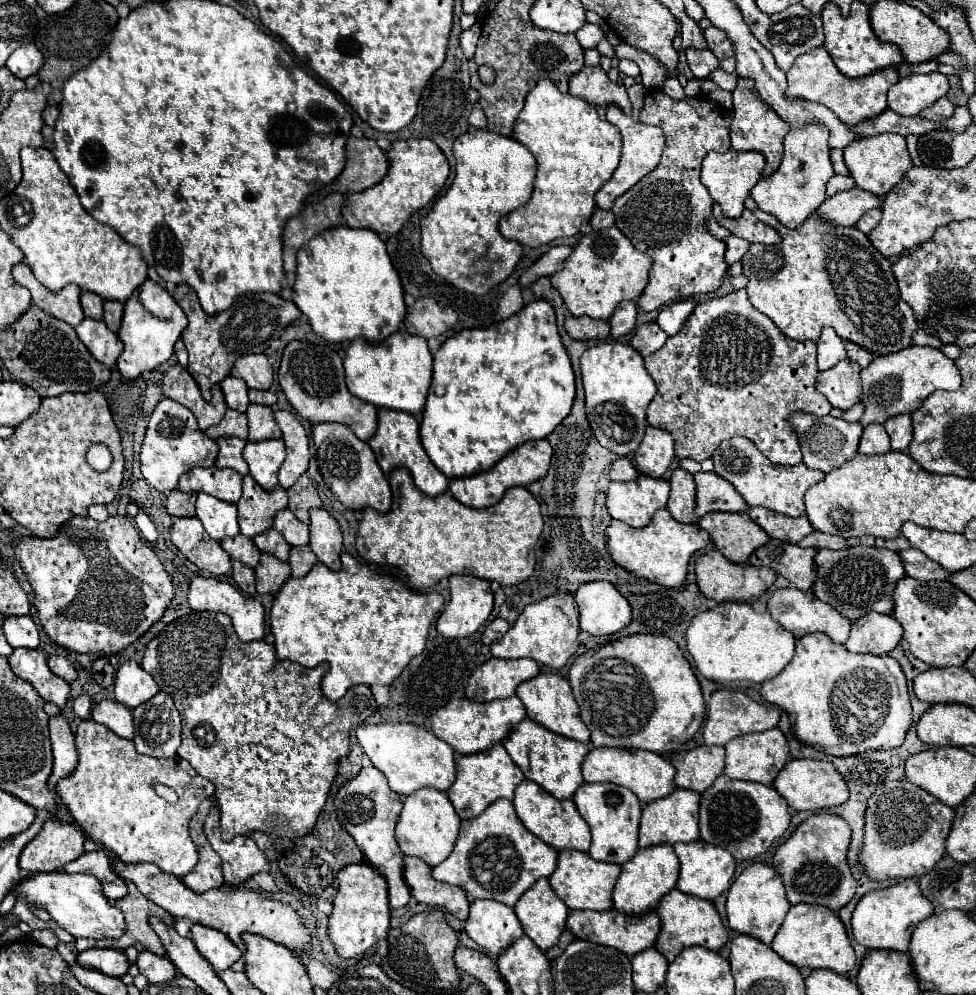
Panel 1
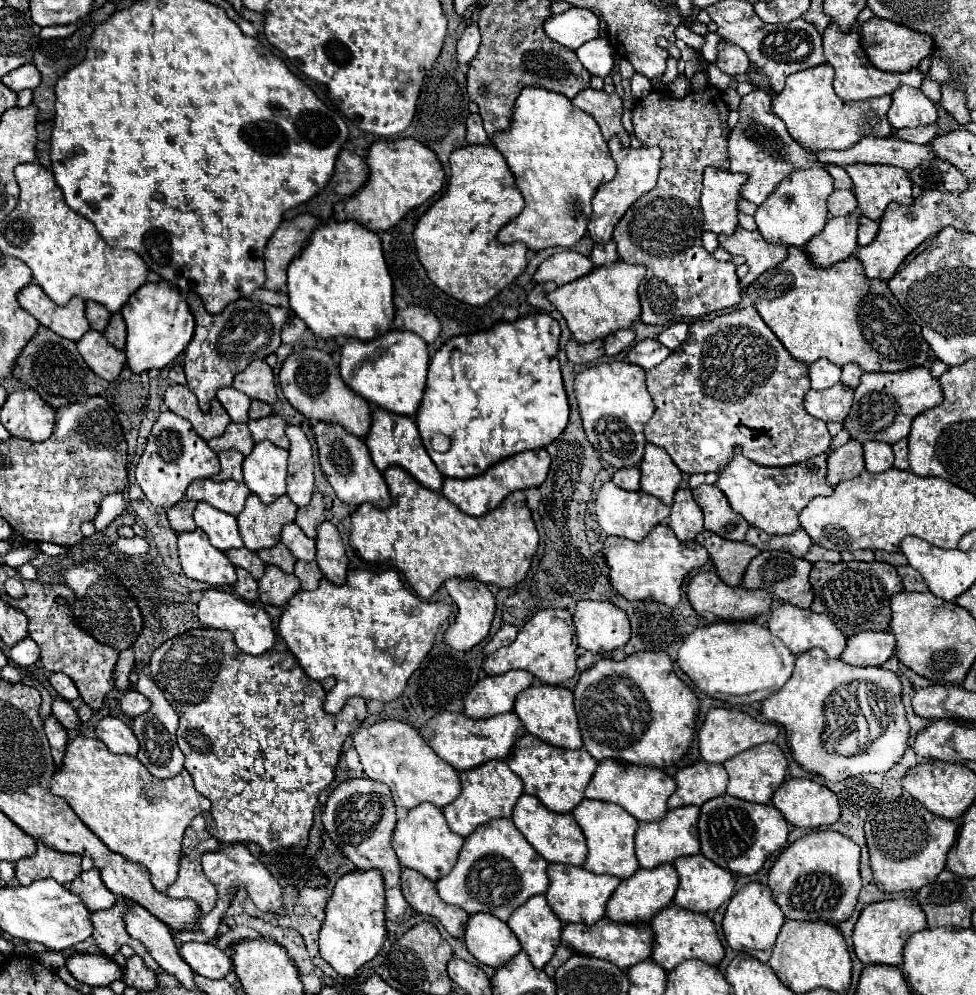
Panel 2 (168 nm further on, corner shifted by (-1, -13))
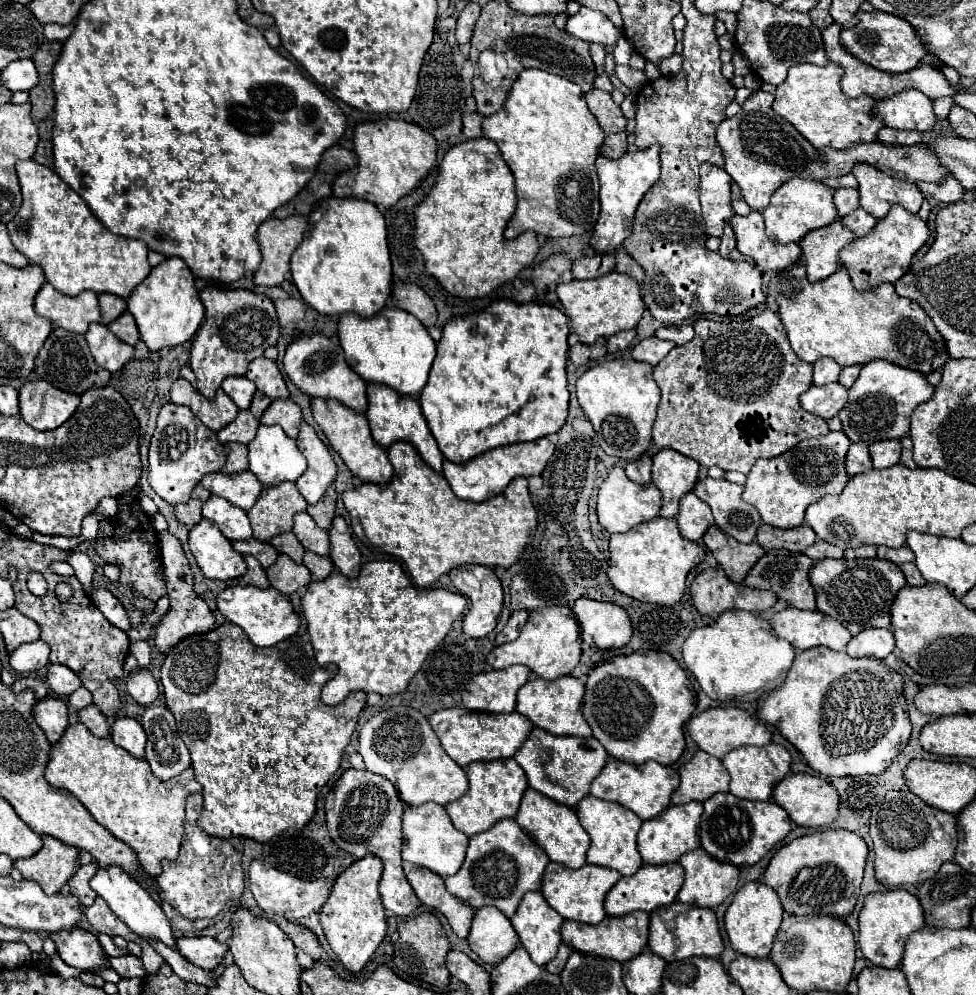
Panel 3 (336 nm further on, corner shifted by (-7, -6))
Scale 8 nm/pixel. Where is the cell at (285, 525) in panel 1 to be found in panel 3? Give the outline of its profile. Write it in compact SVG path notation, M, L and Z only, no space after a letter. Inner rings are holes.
M307 512L295 514L293 532L299 538L299 542L305 546L305 550L311 550L319 556L329 554L329 534L325 534L325 530L319 528Z

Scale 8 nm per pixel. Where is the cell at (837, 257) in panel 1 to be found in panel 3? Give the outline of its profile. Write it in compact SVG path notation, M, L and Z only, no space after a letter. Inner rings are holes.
M795 264L783 270L781 274L777 274L775 278L771 278L767 286L767 294L779 302L779 316L789 334L789 342L795 354L803 362L813 364L815 360L827 356L833 358L839 366L853 366L853 364L867 364L871 360L885 358L897 366L911 368L921 374L929 374L933 370L941 370L943 364L949 360L945 340L933 326L931 318L925 314L925 310L919 304L907 298L899 298L893 284L881 284L871 292L857 292L845 268L839 268L837 274L813 284L805 276L805 266Z

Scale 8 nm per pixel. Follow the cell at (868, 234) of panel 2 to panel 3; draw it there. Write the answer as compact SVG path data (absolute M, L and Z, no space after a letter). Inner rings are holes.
M857 208L855 212L847 214L845 218L841 218L841 222L843 222L843 226L847 226L855 236L865 236L865 234L877 224L877 220L875 220L869 212L865 212L863 208Z

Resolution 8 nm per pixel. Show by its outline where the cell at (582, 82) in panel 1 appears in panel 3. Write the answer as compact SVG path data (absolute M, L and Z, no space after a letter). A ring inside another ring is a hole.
M597 88L583 94L583 100L587 102L591 114L597 118L601 130L605 132L605 140L599 150L601 156L621 158L627 152L627 134L625 134L627 118L623 116L621 108L613 102L611 94Z

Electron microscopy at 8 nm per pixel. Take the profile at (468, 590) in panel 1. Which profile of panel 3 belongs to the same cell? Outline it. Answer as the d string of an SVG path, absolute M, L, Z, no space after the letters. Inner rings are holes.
M467 564L467 566L459 566L453 568L449 572L449 578L453 582L453 586L469 600L469 612L463 618L463 632L469 638L483 638L489 632L495 630L497 626L497 616L501 612L503 606L503 588L499 578L495 576L495 570L489 566L477 566L477 564Z

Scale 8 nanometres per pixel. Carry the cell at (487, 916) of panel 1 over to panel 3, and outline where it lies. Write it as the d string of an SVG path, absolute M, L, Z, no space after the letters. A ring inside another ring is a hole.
M485 906L475 910L467 942L481 962L495 966L515 950L519 938L503 912L493 906Z

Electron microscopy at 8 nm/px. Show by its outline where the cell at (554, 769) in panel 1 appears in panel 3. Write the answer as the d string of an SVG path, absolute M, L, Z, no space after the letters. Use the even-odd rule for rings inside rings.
M533 728L531 736L513 756L517 764L525 770L527 782L537 792L575 808L579 800L589 794L593 778L601 772L607 762L607 752L601 748L595 738L577 738L577 736L553 736L541 728Z

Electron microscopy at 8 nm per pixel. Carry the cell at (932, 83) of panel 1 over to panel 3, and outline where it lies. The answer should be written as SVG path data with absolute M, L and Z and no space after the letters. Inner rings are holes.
M905 90L893 98L877 102L873 114L879 116L885 126L895 130L929 132L935 126L933 104L917 90Z

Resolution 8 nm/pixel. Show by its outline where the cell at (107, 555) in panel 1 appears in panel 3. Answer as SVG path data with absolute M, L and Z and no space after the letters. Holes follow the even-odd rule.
M95 590L95 592L93 592L93 602L95 602L95 606L105 614L105 618L107 618L113 626L117 626L117 628L121 628L121 630L125 630L125 632L131 628L129 616L127 616L125 608L121 606L121 602L119 602L111 592L107 592L107 590Z

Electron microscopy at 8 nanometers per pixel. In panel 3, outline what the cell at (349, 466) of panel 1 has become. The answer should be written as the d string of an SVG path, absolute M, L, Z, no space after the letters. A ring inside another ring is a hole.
M313 398L311 408L313 408L315 422L319 424L319 428L331 442L331 446L339 452L339 456L343 458L343 462L355 476L359 476L363 482L373 482L379 486L389 482L393 474L393 466L387 458L387 450L375 444L371 430L369 430L369 422L361 412L347 410L347 406L341 404L339 400L325 400L325 398Z

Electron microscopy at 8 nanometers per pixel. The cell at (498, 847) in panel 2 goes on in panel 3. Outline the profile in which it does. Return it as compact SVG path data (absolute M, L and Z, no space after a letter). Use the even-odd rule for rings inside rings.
M501 820L493 824L493 828L469 838L467 858L457 874L445 878L445 888L453 896L471 904L471 908L495 906L511 918L523 894L541 888L541 876L547 864L549 858L543 848L539 848L539 844L535 844L515 820Z

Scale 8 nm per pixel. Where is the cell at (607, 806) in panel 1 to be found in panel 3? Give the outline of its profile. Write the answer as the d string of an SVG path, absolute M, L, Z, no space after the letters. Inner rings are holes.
M587 796L579 802L577 806L577 816L581 826L591 838L591 846L587 850L587 862L595 866L605 866L621 872L623 876L631 876L641 868L641 856L637 852L637 832L643 824L635 812L623 808L621 804L615 802L603 802L595 796Z

